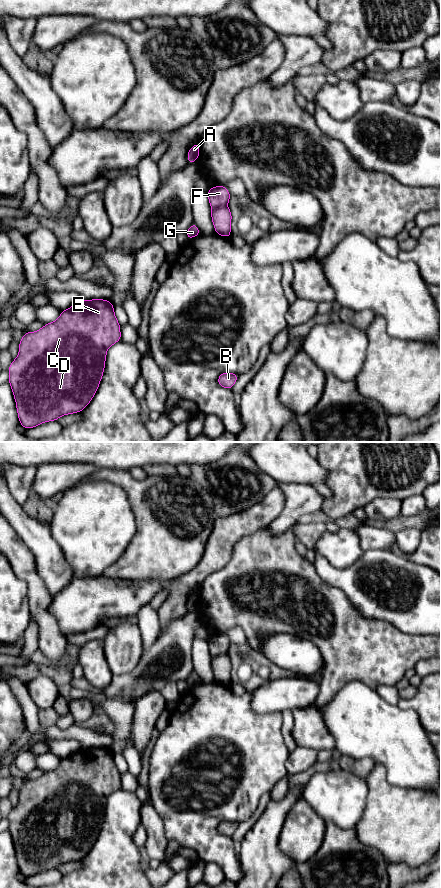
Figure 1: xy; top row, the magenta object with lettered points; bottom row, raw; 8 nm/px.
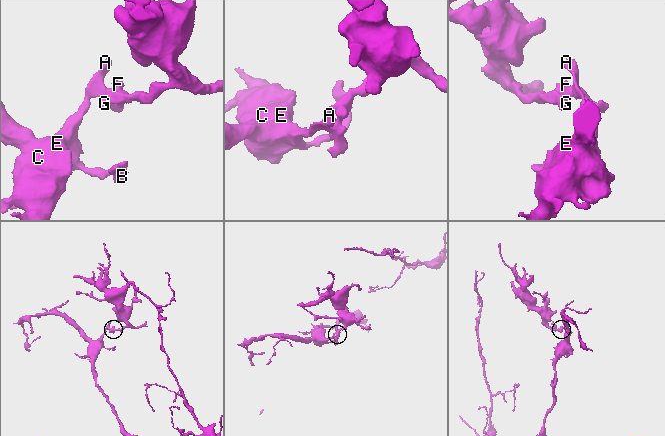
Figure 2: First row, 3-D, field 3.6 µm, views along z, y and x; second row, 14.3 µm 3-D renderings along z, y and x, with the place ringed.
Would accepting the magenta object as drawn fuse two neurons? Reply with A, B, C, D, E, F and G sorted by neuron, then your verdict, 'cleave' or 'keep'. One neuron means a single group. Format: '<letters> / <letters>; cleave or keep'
A B C D E F / G; cleave

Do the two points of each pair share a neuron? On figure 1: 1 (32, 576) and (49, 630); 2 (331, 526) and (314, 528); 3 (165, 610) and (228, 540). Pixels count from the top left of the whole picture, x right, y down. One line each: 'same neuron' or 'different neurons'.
1: same neuron
2: different neurons
3: same neuron

